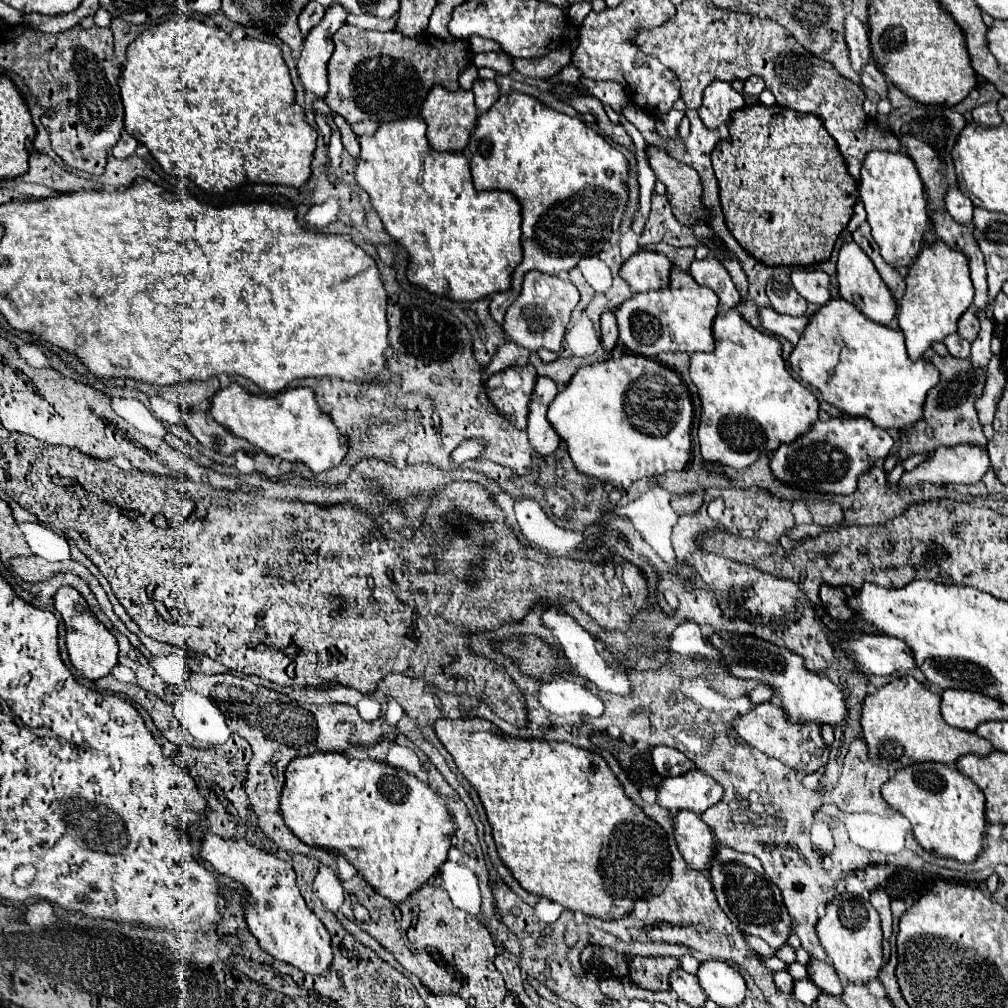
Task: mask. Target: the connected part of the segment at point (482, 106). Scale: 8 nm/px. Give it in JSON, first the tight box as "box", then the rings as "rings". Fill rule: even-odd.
{"box":[473,80,499,112],"rings":[[[475,80],[473,84],[475,106],[479,112],[485,112],[499,98],[499,86],[495,80]]]}

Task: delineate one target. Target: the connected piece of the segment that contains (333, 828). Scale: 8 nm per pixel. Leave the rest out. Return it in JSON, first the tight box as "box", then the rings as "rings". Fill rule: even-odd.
{"box":[281,752,455,904],"rings":[[[317,752],[289,762],[281,794],[281,816],[301,842],[339,852],[381,896],[387,896],[395,904],[407,900],[437,874],[437,868],[447,860],[455,834],[445,800],[413,774],[385,762],[347,758],[339,752]]]}

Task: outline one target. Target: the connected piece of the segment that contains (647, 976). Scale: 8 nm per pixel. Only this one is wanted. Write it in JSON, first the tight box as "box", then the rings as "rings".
{"box":[629,956,679,990],"rings":[[[633,956],[629,960],[629,978],[647,990],[669,990],[669,974],[675,968],[679,968],[677,958]]]}

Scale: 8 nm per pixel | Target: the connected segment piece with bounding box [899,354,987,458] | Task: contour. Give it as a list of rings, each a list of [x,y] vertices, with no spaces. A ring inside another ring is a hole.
[[[935,354],[931,356],[931,362],[939,368],[941,382],[927,394],[925,418],[917,422],[913,428],[909,428],[909,432],[903,432],[899,458],[909,458],[913,454],[929,454],[935,452],[939,446],[955,446],[965,442],[987,446],[987,438],[981,430],[975,410],[975,400],[979,400],[983,392],[987,372],[983,368],[973,366],[971,360],[957,360],[953,356]]]

